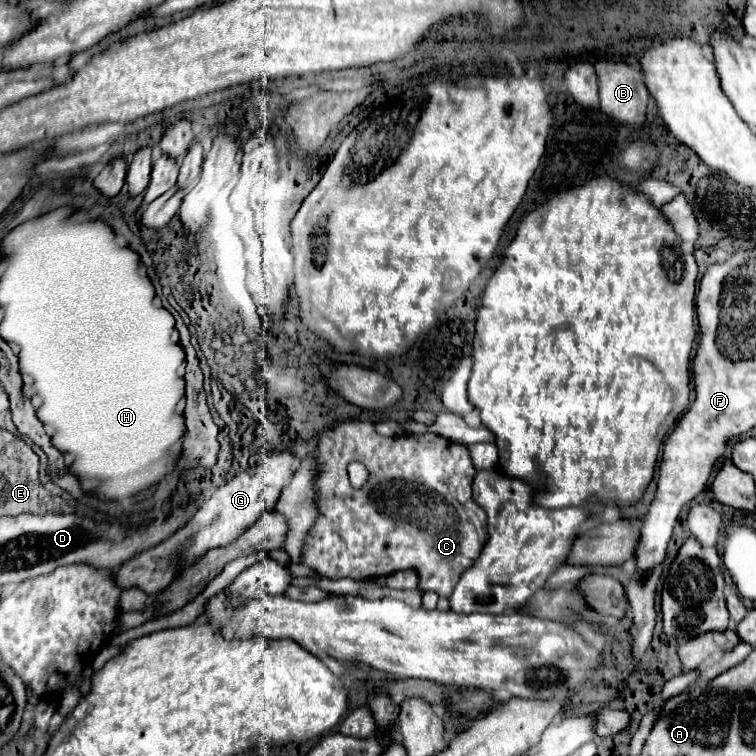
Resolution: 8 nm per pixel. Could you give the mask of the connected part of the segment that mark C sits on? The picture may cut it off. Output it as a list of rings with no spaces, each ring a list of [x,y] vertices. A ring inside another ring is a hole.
[[[347,420],[347,422],[341,422],[339,426],[335,428],[329,428],[329,430],[323,430],[321,432],[321,438],[319,438],[319,448],[317,448],[317,458],[319,458],[319,470],[321,474],[317,476],[317,504],[319,504],[319,520],[315,522],[315,526],[311,528],[309,536],[307,536],[307,546],[305,546],[305,552],[303,552],[303,562],[311,568],[315,568],[317,572],[321,572],[325,578],[353,578],[353,580],[361,580],[361,578],[371,578],[371,576],[389,576],[397,570],[417,570],[419,576],[421,576],[421,582],[419,582],[419,588],[423,592],[427,590],[435,590],[441,598],[449,598],[455,584],[459,582],[459,576],[479,558],[481,554],[481,548],[485,546],[487,542],[487,518],[485,518],[485,510],[481,506],[477,506],[473,502],[473,496],[471,496],[471,482],[473,482],[473,476],[475,476],[475,466],[471,462],[471,456],[469,456],[469,448],[465,444],[457,444],[457,442],[451,442],[439,434],[401,434],[401,436],[395,436],[395,438],[387,438],[387,436],[379,436],[373,428],[371,422],[361,422],[361,420]],[[349,462],[365,462],[365,468],[369,470],[369,480],[363,488],[359,490],[373,490],[373,498],[369,498],[369,504],[367,504],[367,522],[355,522],[353,516],[349,514],[351,512],[351,504],[343,502],[341,496],[349,494],[351,490],[355,490],[351,484],[349,484],[349,478],[347,478],[347,464]],[[459,492],[465,492],[465,496],[461,498]]]

